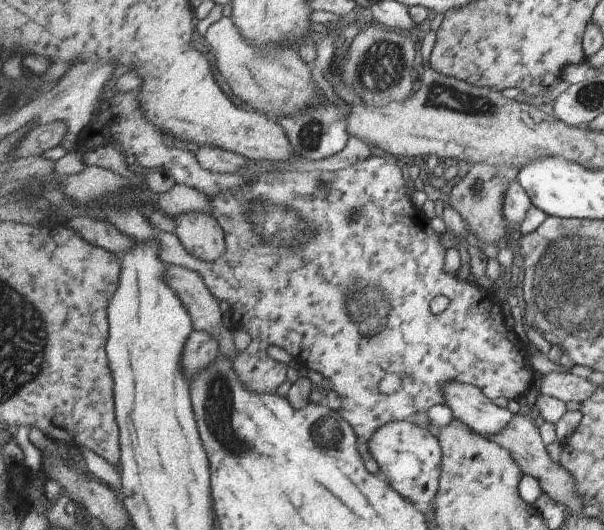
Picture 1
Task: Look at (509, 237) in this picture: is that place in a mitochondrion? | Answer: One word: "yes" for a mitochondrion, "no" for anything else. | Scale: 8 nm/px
no

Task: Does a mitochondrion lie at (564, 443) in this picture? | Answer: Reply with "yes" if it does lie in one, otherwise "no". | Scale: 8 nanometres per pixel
no

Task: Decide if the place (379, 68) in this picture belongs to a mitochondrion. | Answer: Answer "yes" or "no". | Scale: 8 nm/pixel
yes

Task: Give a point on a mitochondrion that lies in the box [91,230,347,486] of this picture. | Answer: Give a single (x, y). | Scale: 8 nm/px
(219, 394)

